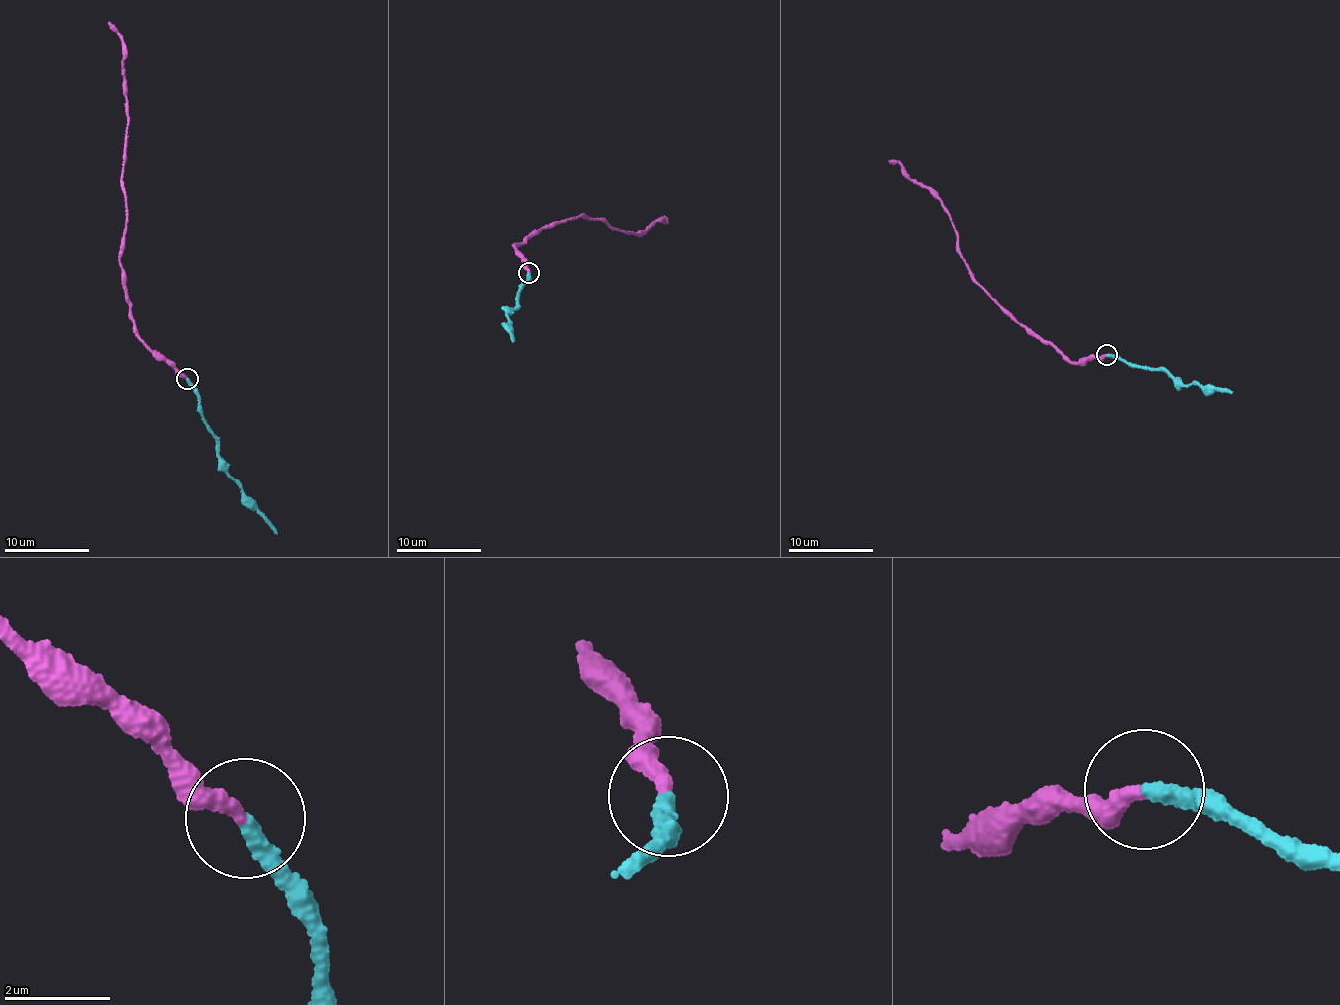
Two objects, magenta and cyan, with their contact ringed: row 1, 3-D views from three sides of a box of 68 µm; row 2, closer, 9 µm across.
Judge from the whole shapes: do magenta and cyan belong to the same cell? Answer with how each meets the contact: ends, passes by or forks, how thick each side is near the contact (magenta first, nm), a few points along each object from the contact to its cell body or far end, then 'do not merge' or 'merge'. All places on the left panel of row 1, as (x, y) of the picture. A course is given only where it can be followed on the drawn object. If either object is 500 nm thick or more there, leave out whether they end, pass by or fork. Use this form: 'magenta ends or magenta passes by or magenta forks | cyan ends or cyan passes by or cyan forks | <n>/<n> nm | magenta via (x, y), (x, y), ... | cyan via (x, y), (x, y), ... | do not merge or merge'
magenta ends | cyan ends | 280/280 nm | magenta via (188, 378), (138, 336), (123, 284), (121, 174), (128, 109), (122, 86), (122, 44), (109, 21) | cyan via (188, 378), (214, 435), (225, 471), (277, 533) | merge

